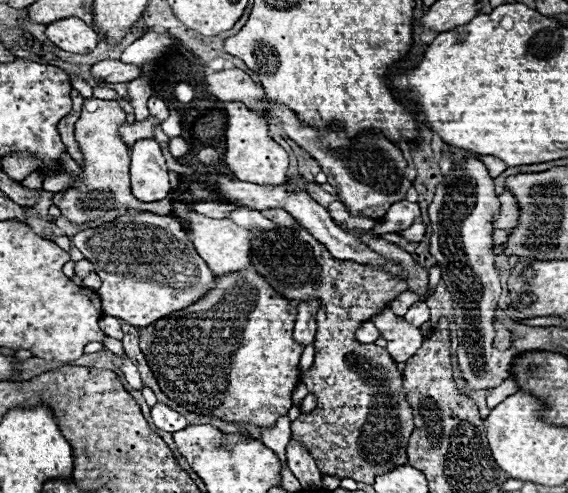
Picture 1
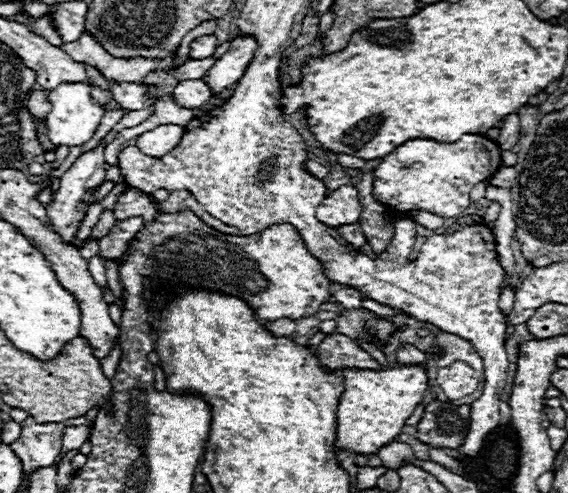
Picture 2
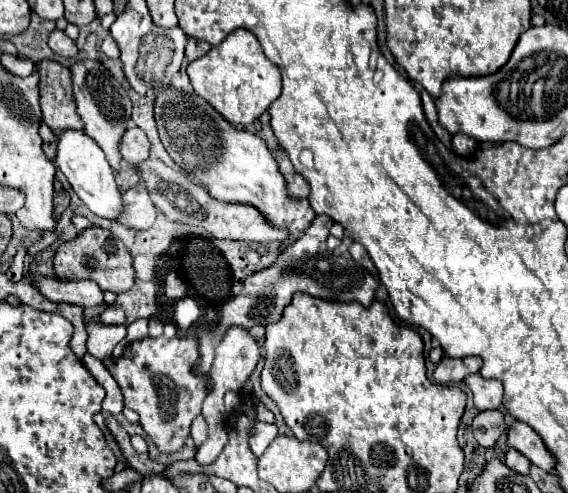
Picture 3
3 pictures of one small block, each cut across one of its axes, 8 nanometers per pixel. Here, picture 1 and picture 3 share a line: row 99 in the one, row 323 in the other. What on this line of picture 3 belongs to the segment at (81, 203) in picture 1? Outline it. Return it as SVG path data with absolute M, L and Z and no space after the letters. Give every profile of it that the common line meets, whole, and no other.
M92 318L90 322L86 322L86 332L88 352L98 360L106 360L108 356L112 356L114 346L124 340L126 326L100 326L98 318Z

